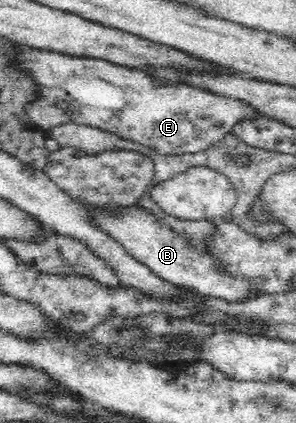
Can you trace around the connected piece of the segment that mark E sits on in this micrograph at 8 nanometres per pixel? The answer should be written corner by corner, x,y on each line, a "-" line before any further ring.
21,47
22,67
28,69
41,84
41,98
32,103
27,112
32,123
36,123
45,132
64,124
100,128
120,139
141,144
156,151
159,155
189,155
210,148
224,134
231,132
238,124
248,119
262,119
264,114
258,112
251,104
232,96
220,96
205,88
198,88
191,83
181,81
159,80
144,70
129,69
102,60
86,57
73,57
59,52
34,47

